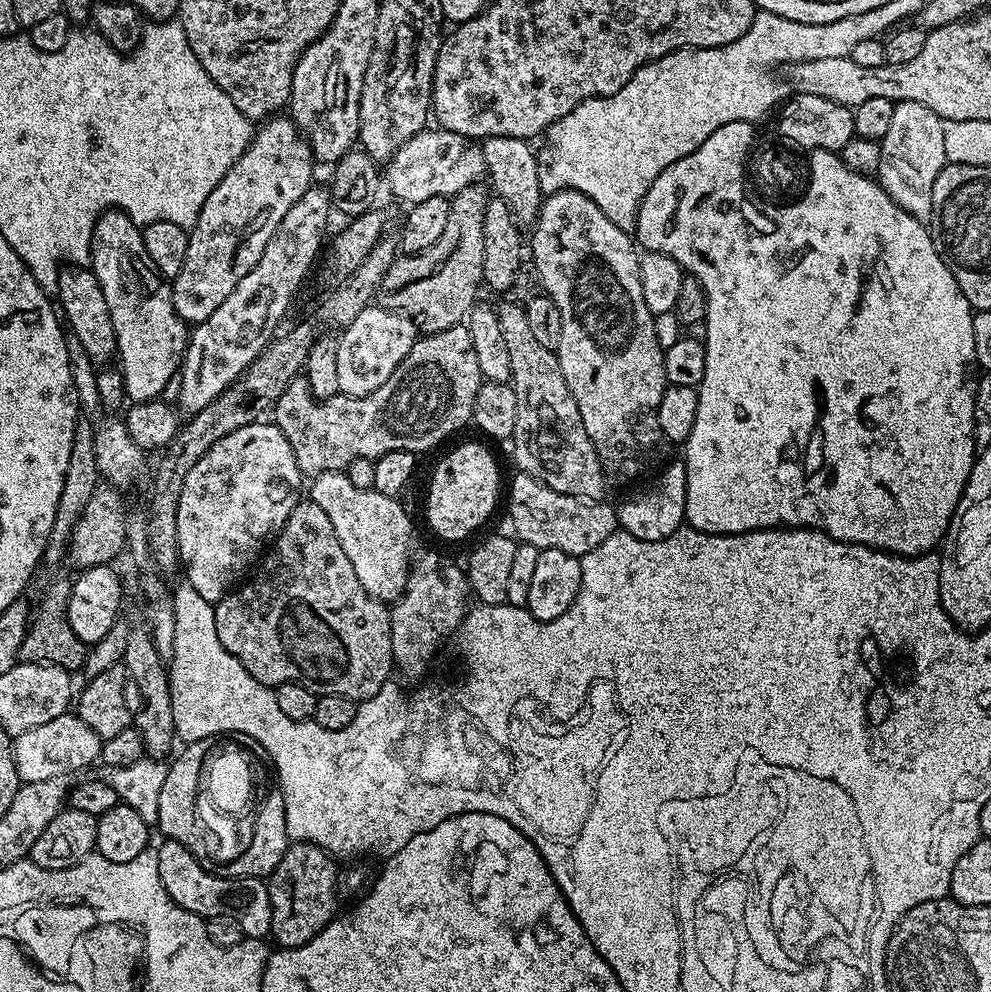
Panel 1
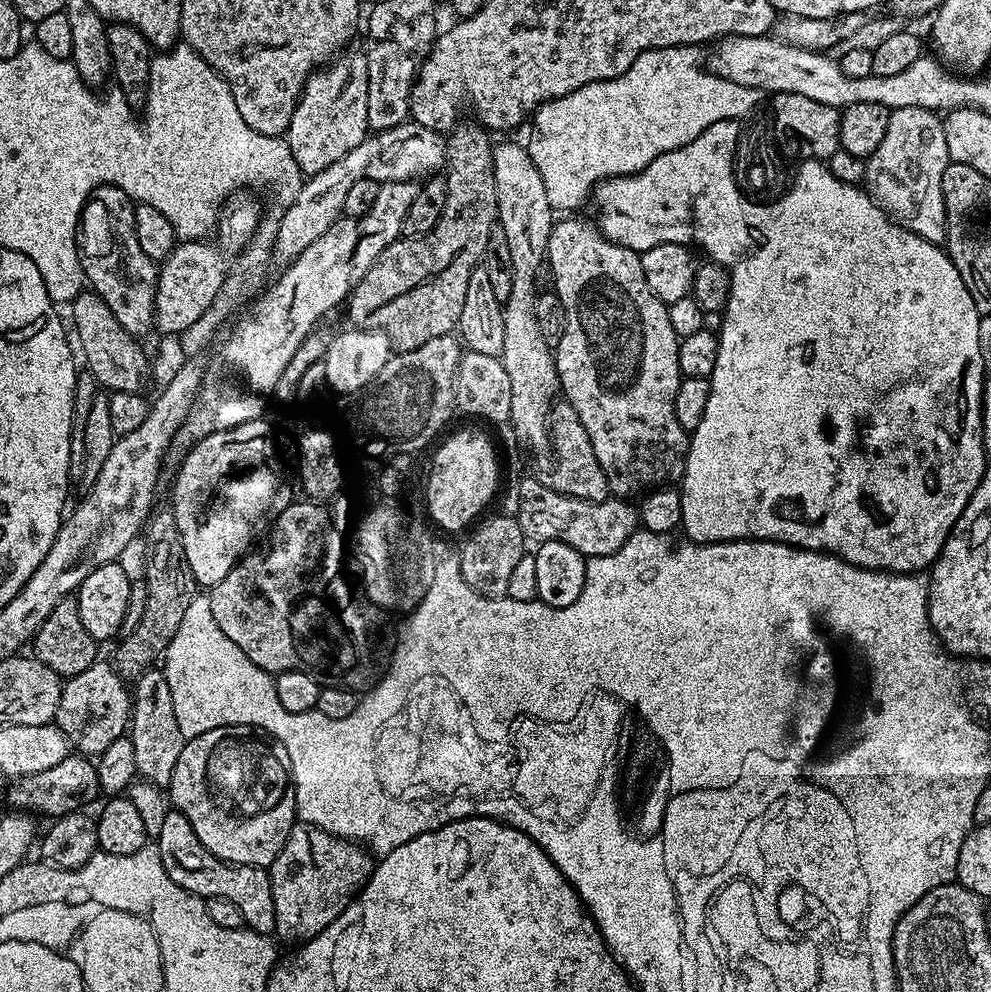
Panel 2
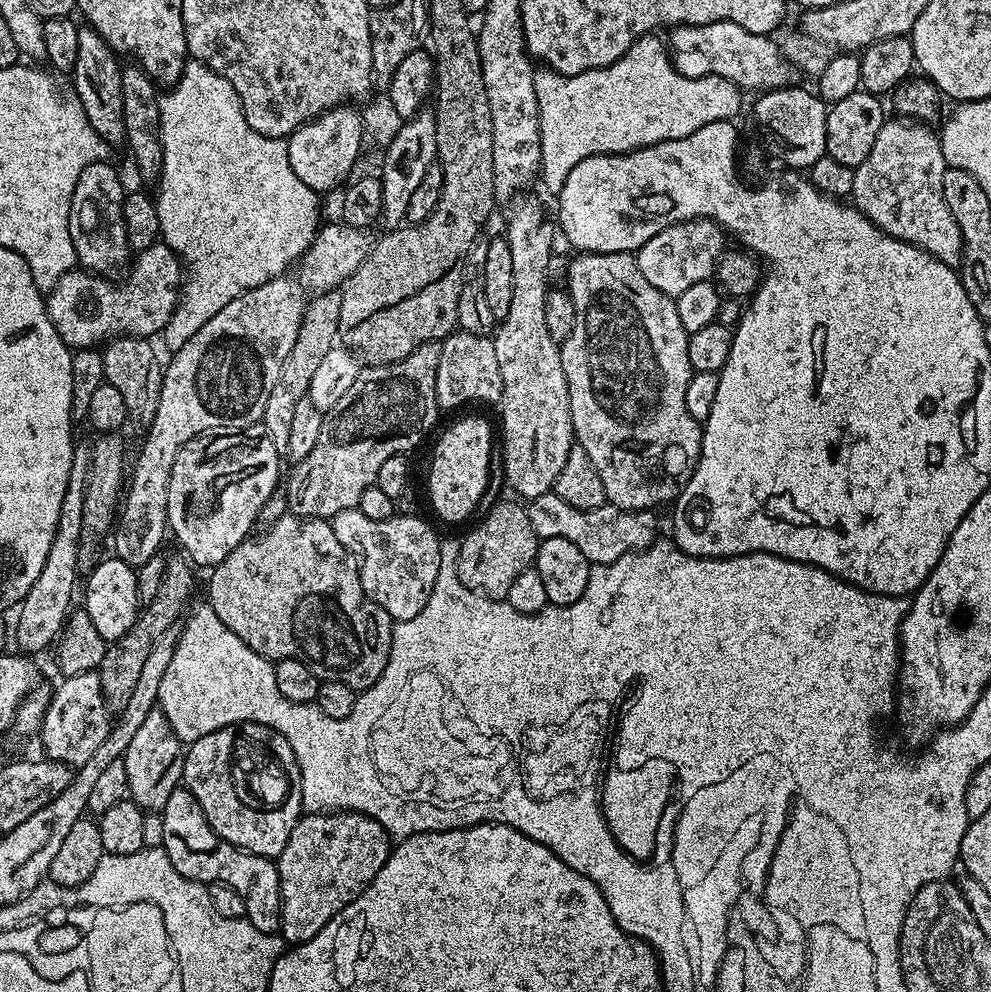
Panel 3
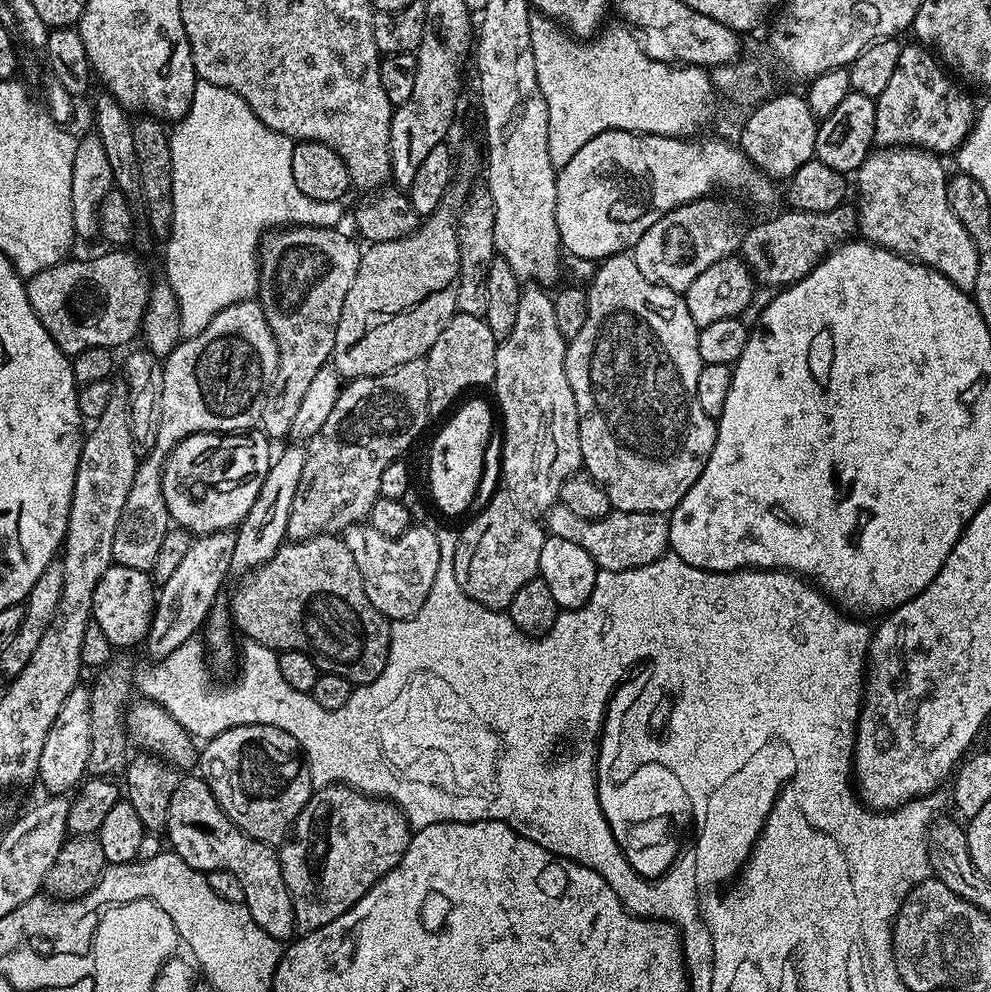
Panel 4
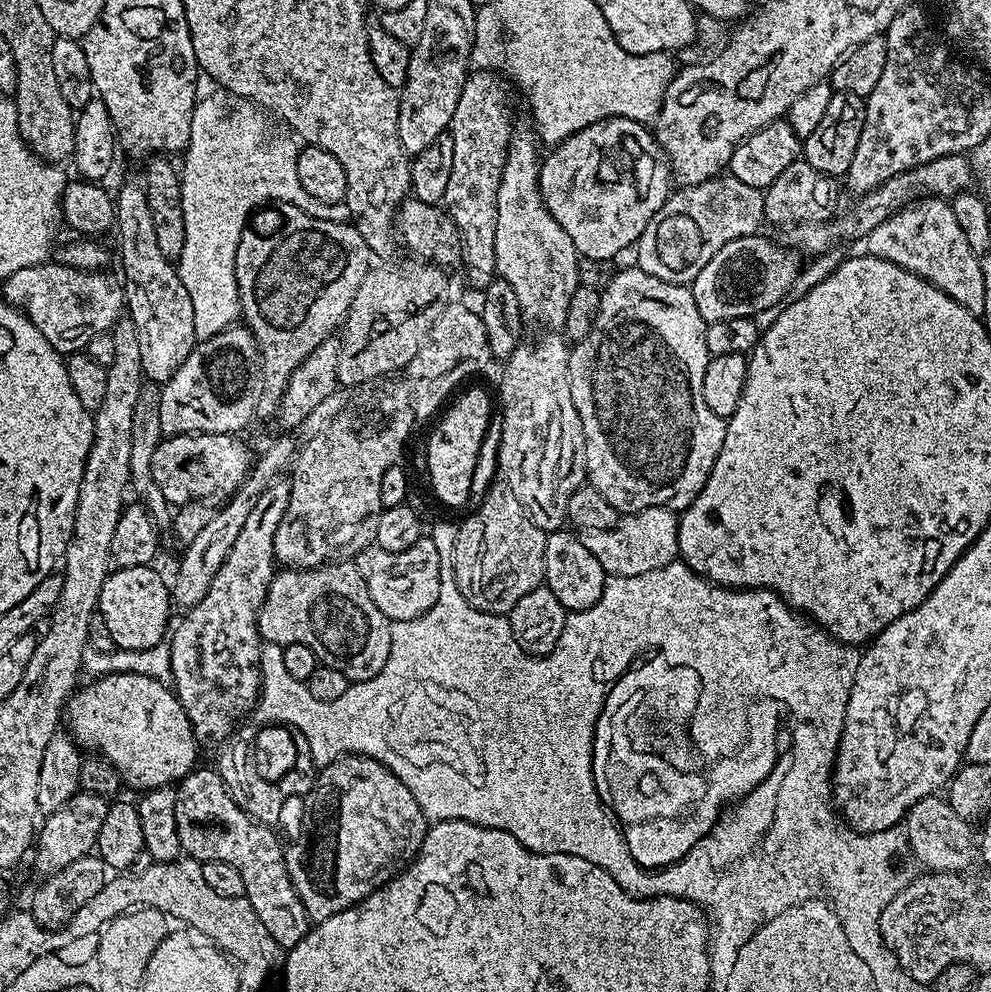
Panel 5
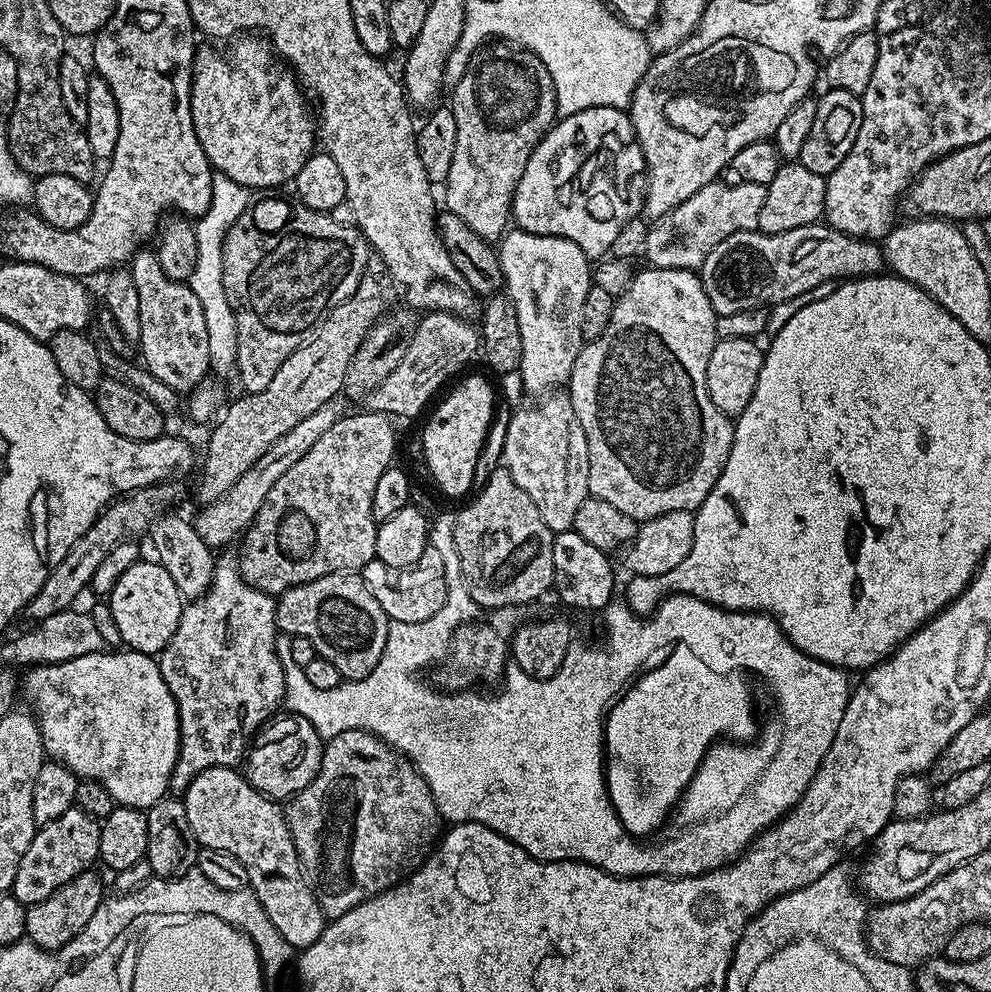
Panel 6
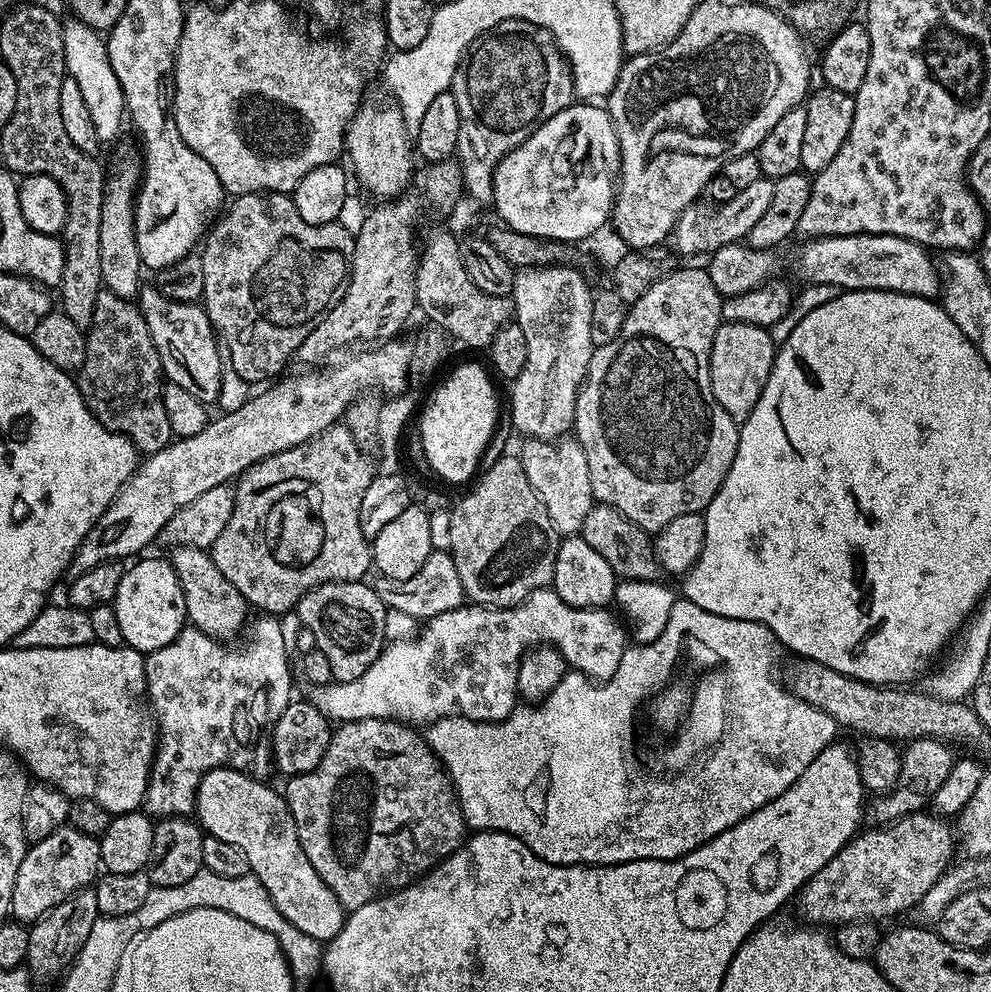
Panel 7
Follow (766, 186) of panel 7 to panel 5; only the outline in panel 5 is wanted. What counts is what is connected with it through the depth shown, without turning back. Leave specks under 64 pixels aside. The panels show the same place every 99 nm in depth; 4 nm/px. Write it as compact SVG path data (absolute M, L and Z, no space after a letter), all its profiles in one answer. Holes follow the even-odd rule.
M721 174L691 186L680 186L669 195L658 214L650 218L634 245L635 267L666 282L691 285L699 271L726 243L755 236L764 219L764 194L761 189L738 182L731 174Z

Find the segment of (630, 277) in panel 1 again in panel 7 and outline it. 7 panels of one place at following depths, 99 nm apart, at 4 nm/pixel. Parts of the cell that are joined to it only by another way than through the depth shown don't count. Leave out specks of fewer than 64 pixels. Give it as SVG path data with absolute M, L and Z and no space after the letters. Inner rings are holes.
M683 266L677 267L669 276L664 276L658 282L654 282L650 286L650 290L646 290L646 294L642 294L642 298L638 298L631 304L626 314L626 318L622 322L622 330L618 330L618 338L614 338L614 342L606 342L599 345L593 351L590 358L590 366L586 370L584 375L584 382L580 386L580 393L576 399L576 423L574 425L574 439L580 443L582 450L586 454L586 466L590 466L590 486L592 487L592 499L593 501L601 504L608 504L612 508L616 508L626 518L630 518L630 522L637 524L639 528L644 529L649 534L655 534L659 532L662 526L666 526L666 522L674 522L674 518L678 518L682 514L690 514L691 512L703 513L704 509L708 507L708 503L714 498L714 494L718 494L718 490L722 486L722 482L726 478L726 474L730 470L730 466L734 462L734 454L738 450L738 438L740 437L740 430L737 421L730 418L730 414L726 414L726 410L722 410L722 406L718 406L718 398L714 398L714 390L710 386L710 366L708 365L708 355L712 349L712 343L714 342L714 334L720 329L722 323L722 317L720 315L720 306L722 303L722 295L719 290L715 288L714 282L711 281L711 274L703 267L700 268L683 268Z

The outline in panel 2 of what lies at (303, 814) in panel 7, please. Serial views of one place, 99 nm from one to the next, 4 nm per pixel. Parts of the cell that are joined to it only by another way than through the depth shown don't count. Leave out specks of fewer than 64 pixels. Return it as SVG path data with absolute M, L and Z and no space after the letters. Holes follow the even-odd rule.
M293 823L282 850L278 850L278 858L274 858L268 869L274 894L275 935L291 946L299 946L322 934L357 899L373 867L373 857L361 845L338 838L318 826Z

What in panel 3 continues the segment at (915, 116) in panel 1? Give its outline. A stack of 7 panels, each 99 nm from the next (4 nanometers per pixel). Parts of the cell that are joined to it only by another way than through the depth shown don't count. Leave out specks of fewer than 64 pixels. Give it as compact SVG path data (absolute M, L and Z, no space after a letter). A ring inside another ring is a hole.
M907 118L885 119L882 130L878 130L878 138L874 142L874 150L870 150L870 155L866 158L866 162L862 162L856 167L856 177L854 178L854 190L851 199L854 206L864 215L867 220L874 222L874 226L878 226L886 234L890 234L894 238L898 238L907 244L918 246L922 250L926 250L934 258L938 258L942 262L946 262L946 266L954 269L961 267L964 258L964 239L962 238L962 230L958 228L958 222L954 222L954 214L950 214L950 206L946 206L946 198L944 197L944 169L946 167L943 150L940 149L940 137L934 131L931 132L929 125L924 122L917 122Z

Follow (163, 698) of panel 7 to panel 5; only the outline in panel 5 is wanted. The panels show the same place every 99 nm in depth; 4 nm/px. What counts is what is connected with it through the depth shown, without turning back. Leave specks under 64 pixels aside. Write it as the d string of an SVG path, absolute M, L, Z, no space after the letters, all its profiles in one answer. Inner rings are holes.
M284 478L273 480L255 503L254 510L247 515L233 549L219 566L205 597L189 607L183 613L185 616L180 625L171 629L168 644L172 667L170 680L201 749L219 749L219 744L237 731L239 720L255 709L260 697L262 641L258 614L278 568L274 534L289 502L289 481Z

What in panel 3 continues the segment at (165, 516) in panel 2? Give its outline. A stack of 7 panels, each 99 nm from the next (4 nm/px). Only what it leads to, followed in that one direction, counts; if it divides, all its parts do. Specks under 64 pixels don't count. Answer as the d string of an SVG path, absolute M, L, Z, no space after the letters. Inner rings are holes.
M169 557L165 564L166 573L163 574L157 597L152 603L141 609L134 626L122 638L108 644L107 652L103 655L102 662L97 668L104 694L104 705L108 707L109 713L119 714L133 696L141 669L143 669L145 659L150 655L153 644L172 630L170 628L177 619L177 622L181 619L180 614L194 590L194 574L192 572L194 570L185 557L172 559Z

